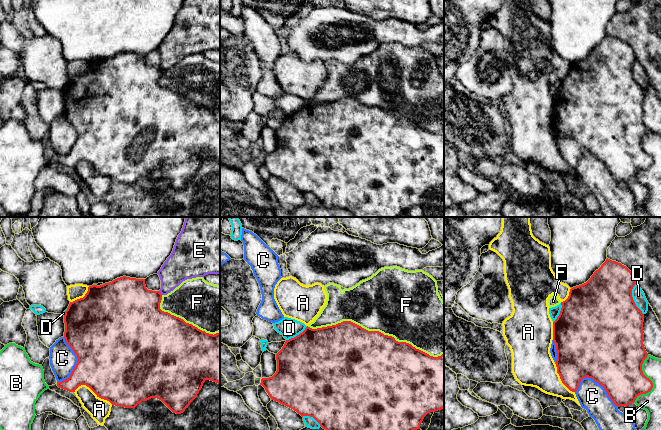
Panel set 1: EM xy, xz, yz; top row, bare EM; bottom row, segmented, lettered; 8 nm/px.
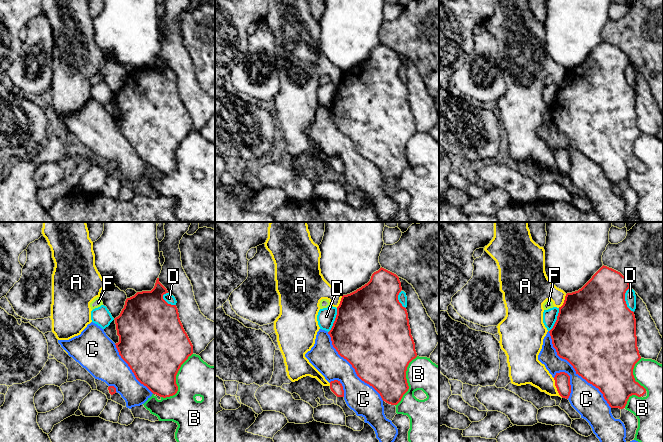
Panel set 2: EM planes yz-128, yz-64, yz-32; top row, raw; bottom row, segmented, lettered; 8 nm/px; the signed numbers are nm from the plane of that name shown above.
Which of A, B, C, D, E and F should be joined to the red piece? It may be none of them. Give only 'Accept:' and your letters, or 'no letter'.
Accept: no letter

